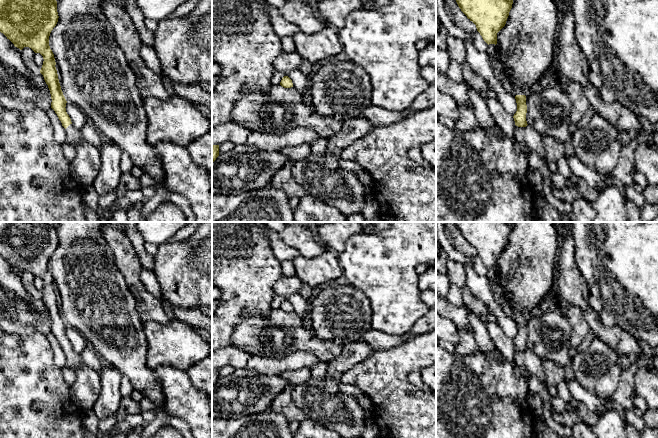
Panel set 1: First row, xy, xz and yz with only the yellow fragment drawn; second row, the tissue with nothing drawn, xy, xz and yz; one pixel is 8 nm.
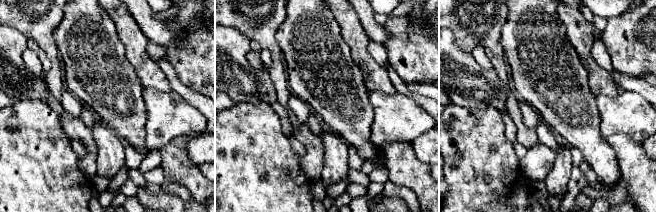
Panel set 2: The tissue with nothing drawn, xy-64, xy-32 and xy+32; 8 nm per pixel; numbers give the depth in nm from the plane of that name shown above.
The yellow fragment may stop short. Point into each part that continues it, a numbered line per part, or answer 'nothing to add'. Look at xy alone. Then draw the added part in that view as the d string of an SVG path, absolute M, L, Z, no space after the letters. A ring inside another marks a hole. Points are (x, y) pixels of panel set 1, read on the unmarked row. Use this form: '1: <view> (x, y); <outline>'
1: xy (73, 360); M72 348L66 352L66 368L75 371L75 368L83 364L80 354L77 354Z

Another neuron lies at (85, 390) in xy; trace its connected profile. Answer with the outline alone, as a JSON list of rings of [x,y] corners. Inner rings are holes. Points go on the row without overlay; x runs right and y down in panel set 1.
[[[85,363],[75,368],[76,381],[70,387],[70,394],[76,405],[87,412],[93,409],[101,391],[99,373]]]

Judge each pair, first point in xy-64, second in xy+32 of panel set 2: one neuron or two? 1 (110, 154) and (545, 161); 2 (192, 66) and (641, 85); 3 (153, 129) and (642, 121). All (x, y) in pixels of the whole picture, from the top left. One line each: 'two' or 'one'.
1: two
2: two
3: one

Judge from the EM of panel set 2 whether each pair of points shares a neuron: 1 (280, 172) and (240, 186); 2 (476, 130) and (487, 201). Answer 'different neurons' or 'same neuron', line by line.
1: same neuron
2: same neuron

